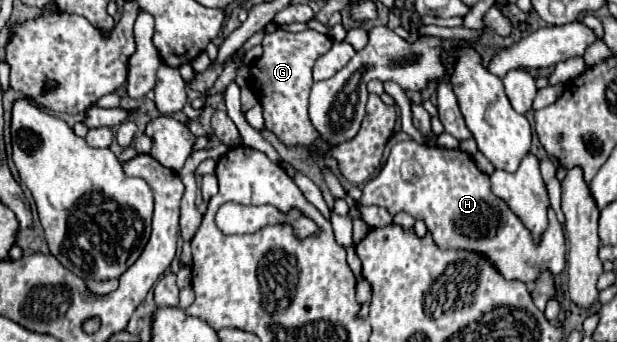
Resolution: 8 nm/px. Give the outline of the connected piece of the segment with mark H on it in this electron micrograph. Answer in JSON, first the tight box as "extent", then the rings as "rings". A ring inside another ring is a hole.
{"extent":[360,139,566,283],"rings":[[[412,139],[396,143],[382,171],[364,185],[360,205],[376,205],[390,215],[404,211],[414,219],[422,219],[440,249],[476,251],[484,255],[504,279],[532,283],[540,271],[552,271],[556,277],[566,265],[564,229],[558,223],[554,209],[548,209],[548,227],[540,241],[534,243],[532,233],[524,223],[520,223],[510,207],[492,193],[490,177],[460,149],[430,147]],[[416,163],[422,169],[420,175],[416,175]]]}

